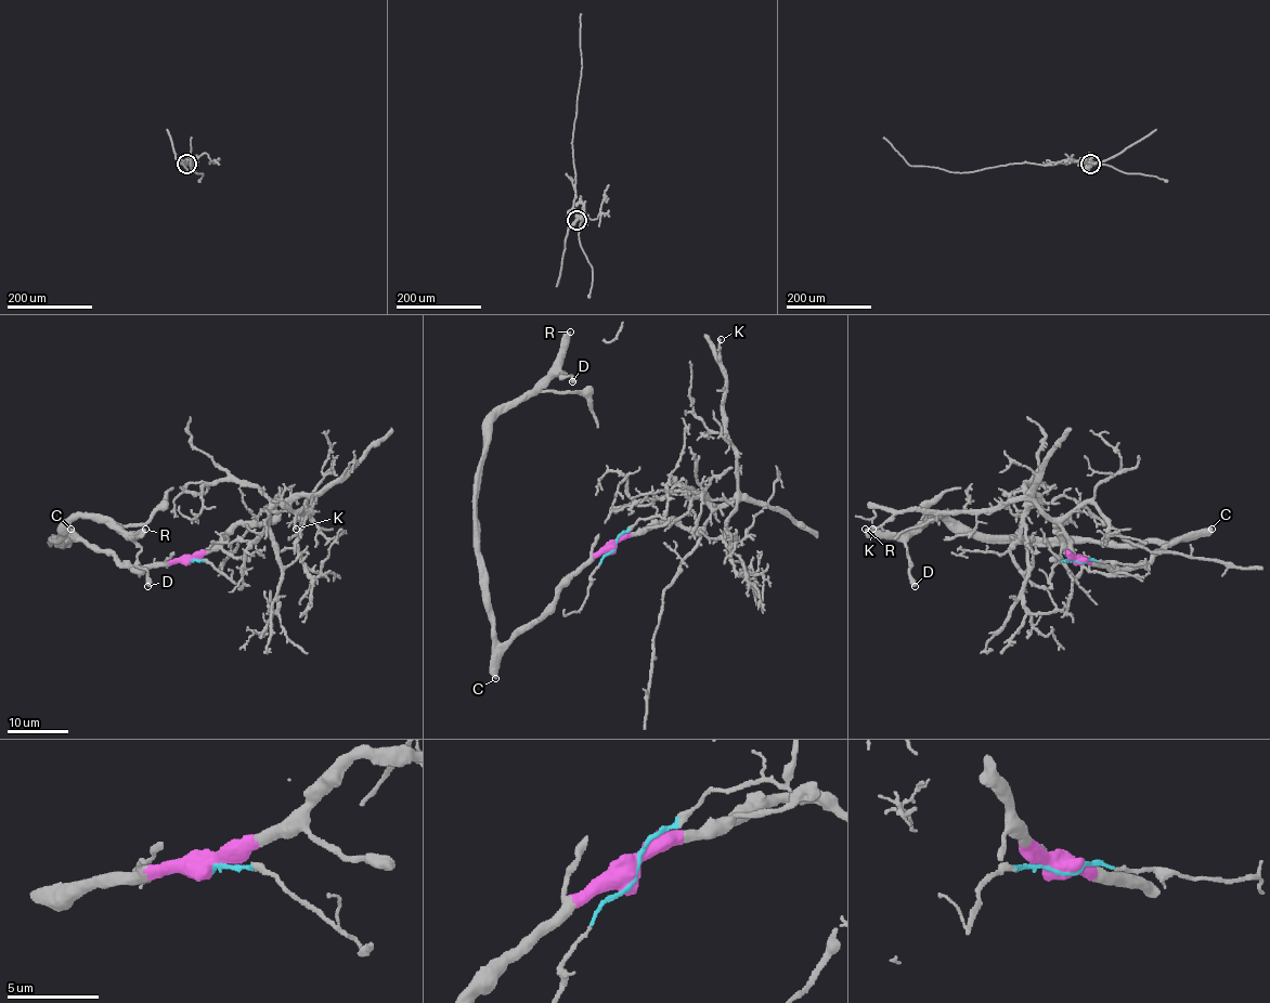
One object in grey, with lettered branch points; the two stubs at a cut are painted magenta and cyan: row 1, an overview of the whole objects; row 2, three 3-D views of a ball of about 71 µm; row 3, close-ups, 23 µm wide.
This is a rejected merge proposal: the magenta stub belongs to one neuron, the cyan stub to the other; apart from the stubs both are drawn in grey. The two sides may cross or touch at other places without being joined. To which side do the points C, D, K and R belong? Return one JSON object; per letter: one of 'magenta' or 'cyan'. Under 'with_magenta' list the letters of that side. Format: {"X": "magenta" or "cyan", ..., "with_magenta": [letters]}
{"C": "magenta", "D": "magenta", "K": "cyan", "R": "magenta", "with_magenta": ["C", "D", "R"]}

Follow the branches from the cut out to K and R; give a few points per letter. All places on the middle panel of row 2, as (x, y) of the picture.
K: (614, 546), (640, 519), (666, 515), (669, 478), (716, 505), (733, 497), (735, 448), (725, 429), (721, 339)
R: (614, 546), (586, 561), (535, 623), (502, 643), (495, 638), (476, 473), (491, 422), (555, 366), (570, 331)

